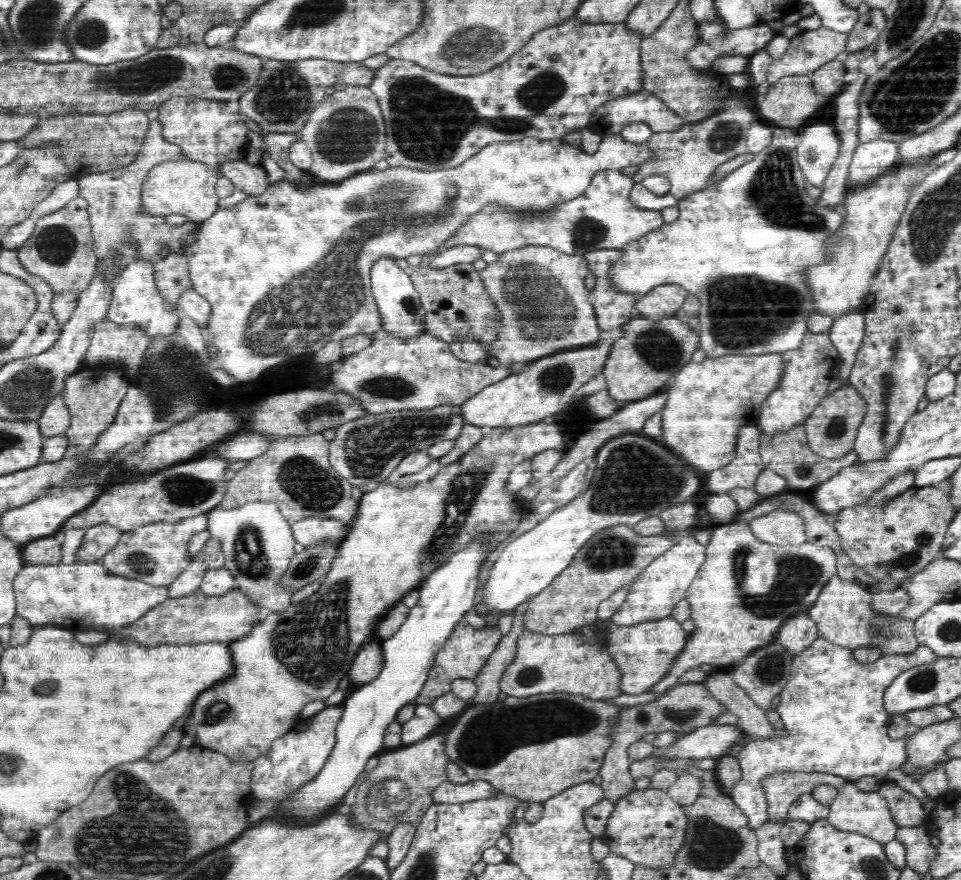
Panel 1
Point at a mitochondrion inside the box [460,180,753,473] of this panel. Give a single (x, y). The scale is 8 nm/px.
(544, 309)

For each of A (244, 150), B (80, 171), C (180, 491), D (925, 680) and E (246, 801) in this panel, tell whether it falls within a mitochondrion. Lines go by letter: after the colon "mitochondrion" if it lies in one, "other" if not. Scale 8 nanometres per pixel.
A: other
B: other
C: mitochondrion
D: mitochondrion
E: other

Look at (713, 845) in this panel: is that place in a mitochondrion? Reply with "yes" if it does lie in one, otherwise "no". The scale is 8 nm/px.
yes

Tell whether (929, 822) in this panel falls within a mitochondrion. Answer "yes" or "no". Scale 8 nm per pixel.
no

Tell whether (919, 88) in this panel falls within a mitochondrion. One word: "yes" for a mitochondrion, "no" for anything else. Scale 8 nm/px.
yes

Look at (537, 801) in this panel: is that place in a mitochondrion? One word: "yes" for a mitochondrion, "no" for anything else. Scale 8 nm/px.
no

